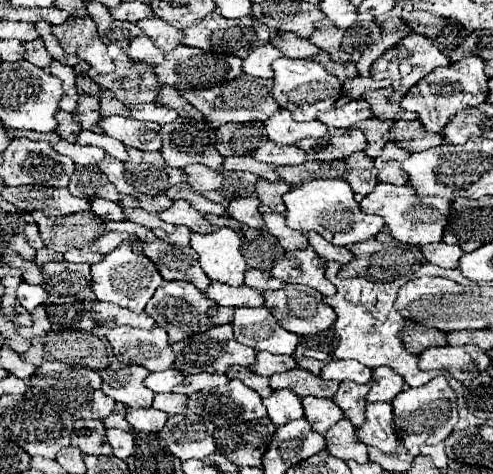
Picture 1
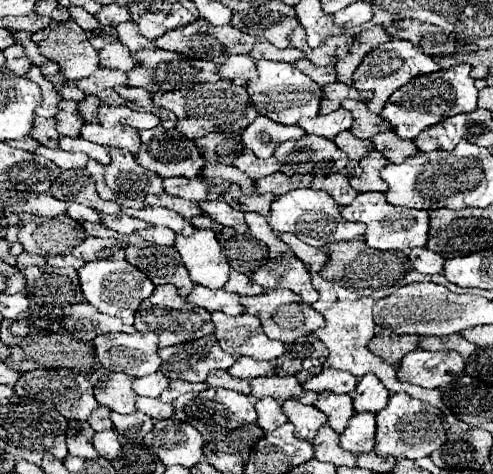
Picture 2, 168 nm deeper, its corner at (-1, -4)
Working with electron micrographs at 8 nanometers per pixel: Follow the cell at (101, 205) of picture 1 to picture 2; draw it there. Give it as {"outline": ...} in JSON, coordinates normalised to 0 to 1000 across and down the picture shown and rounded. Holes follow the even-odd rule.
{"outline":[[[138,428],[134,454],[146,458],[150,466],[183,466],[183,470],[199,470],[203,466],[195,441],[183,441],[183,437],[170,437],[170,432],[158,432],[158,428]]]}

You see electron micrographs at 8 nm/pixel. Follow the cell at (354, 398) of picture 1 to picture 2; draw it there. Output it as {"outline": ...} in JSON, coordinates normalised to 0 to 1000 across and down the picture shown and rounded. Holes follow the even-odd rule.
{"outline":[[[657,825],[645,833],[645,842],[633,850],[641,863],[649,863],[665,880],[665,897],[682,909],[694,914],[706,897],[706,884],[714,880],[714,842],[710,833],[682,833],[669,825]]]}

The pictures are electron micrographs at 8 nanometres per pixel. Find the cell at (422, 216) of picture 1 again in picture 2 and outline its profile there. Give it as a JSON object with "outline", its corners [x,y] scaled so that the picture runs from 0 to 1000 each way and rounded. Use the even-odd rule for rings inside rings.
{"outline":[[[730,407],[710,432],[694,437],[690,454],[702,466],[726,466],[742,475],[738,513],[755,525],[771,530],[819,530],[840,521],[860,521],[868,500],[868,445],[860,441],[828,441],[828,437],[799,437],[783,428],[779,407]]]}

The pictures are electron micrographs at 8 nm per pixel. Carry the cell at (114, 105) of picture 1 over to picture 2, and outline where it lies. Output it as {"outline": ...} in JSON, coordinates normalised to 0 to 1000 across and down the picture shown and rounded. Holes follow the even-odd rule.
{"outline":[[[174,200],[174,205],[158,217],[158,238],[162,238],[162,247],[166,247],[174,259],[199,259],[199,251],[195,251],[195,230],[199,230],[199,222],[203,222],[199,209],[191,209],[187,200]]]}

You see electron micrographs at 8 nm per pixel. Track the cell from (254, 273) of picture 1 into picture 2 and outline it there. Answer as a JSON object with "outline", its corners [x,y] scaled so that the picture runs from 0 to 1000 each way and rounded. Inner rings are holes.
{"outline":[[[467,572],[462,584],[467,584],[462,597],[450,605],[454,614],[479,618],[479,622],[523,622],[523,618],[535,614],[527,601],[511,597],[511,593],[503,589],[503,580],[495,580],[495,576],[487,576],[487,572]]]}

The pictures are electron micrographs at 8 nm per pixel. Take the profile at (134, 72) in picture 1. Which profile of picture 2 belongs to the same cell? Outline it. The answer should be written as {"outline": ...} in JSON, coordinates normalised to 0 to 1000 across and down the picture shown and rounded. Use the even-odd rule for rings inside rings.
{"outline":[[[195,146],[183,162],[154,171],[154,179],[174,200],[195,200],[211,222],[252,222],[256,213],[231,192],[231,179],[252,179],[252,171],[256,171],[252,150]]]}

